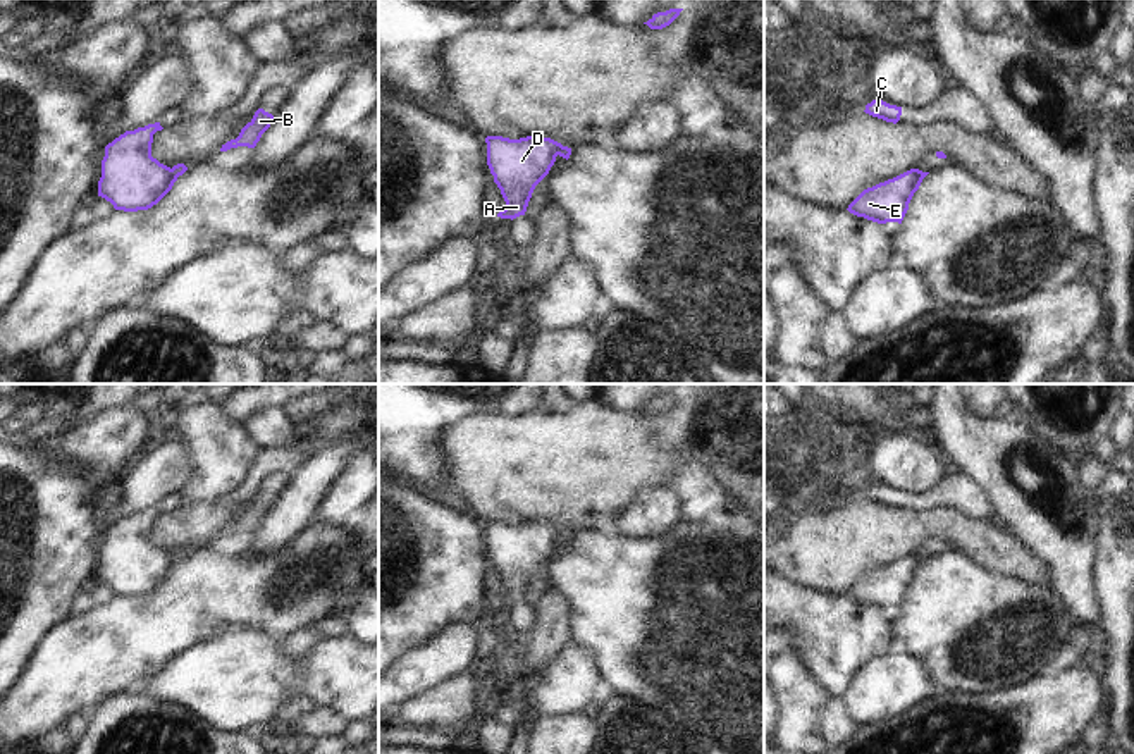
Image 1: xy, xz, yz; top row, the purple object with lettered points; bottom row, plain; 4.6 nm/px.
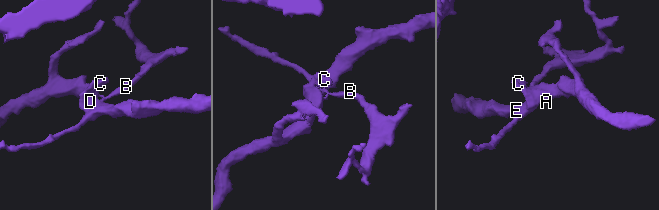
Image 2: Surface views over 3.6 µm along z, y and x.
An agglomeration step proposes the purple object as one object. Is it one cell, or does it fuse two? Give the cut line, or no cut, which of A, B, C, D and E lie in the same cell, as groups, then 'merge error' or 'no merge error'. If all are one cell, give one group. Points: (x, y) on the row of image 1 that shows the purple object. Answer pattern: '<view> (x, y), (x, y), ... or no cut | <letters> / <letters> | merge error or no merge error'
xz (565, 147), (556, 154) | A C D E / B | merge error

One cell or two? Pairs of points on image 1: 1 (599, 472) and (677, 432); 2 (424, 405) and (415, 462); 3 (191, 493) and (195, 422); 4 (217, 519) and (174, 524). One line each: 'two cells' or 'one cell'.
1: one cell
2: one cell
3: one cell
4: one cell

